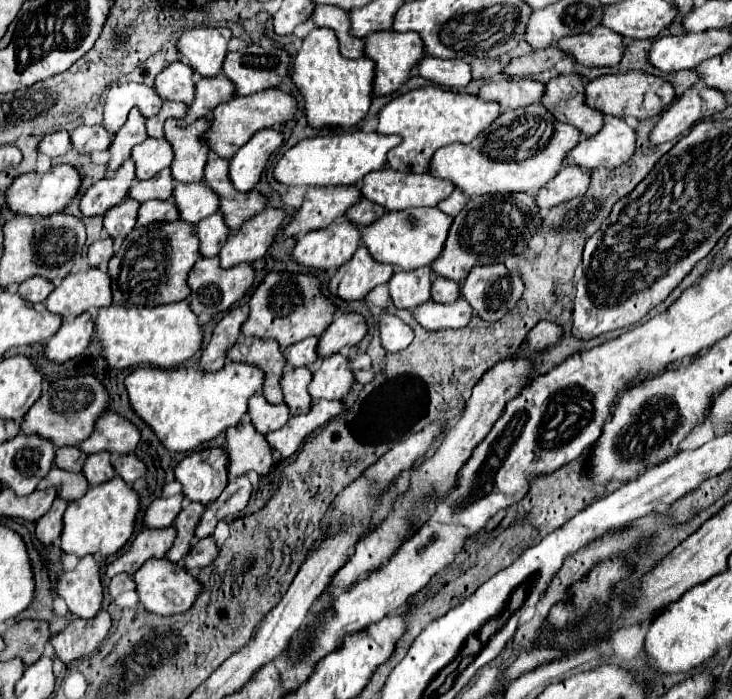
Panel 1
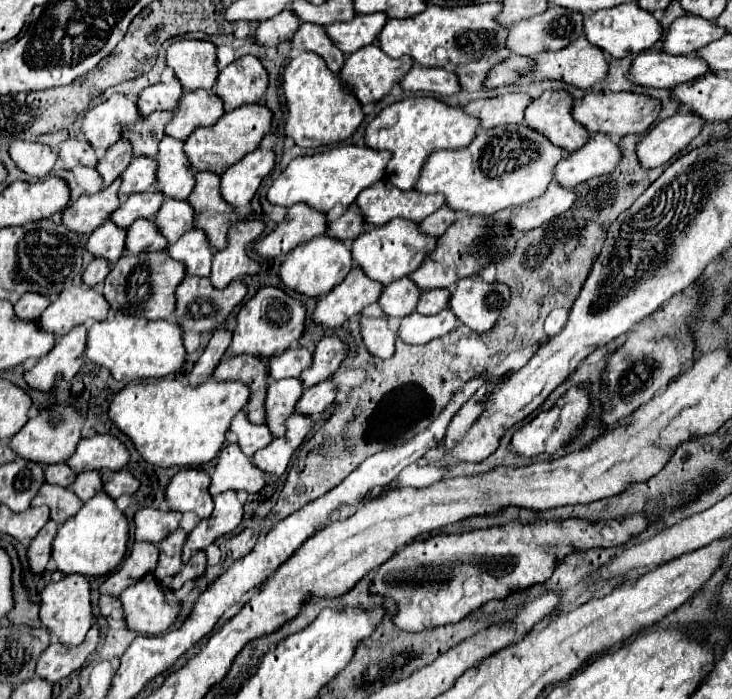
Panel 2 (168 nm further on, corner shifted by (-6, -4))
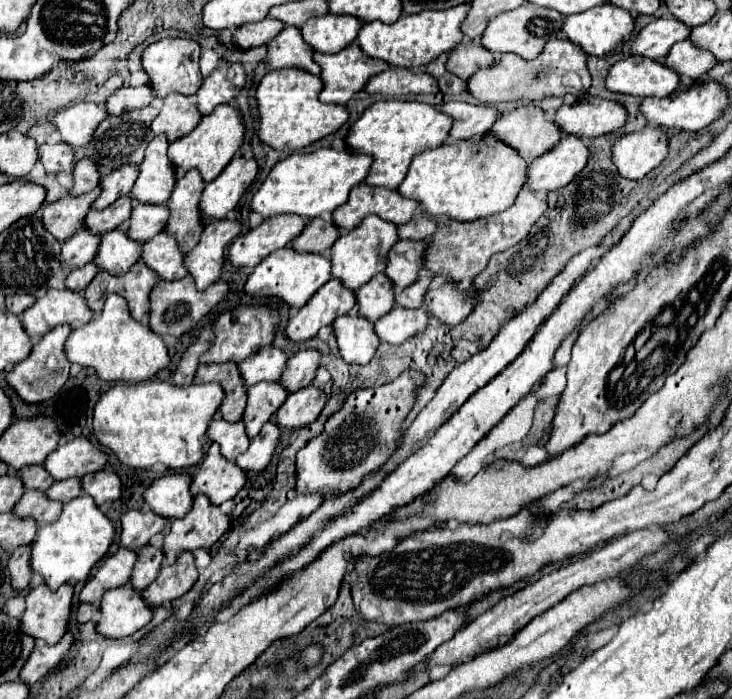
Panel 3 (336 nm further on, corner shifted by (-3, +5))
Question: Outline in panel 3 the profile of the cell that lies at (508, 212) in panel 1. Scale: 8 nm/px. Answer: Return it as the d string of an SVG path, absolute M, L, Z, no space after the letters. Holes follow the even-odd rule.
M400 240L388 254L388 278L392 278L396 290L404 290L418 280L426 258L426 240Z

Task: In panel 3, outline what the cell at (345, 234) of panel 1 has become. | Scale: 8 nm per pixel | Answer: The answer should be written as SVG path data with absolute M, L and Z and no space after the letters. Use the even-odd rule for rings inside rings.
M284 246L270 256L266 256L250 274L246 282L246 292L254 296L266 296L266 298L280 298L288 302L290 306L304 306L310 296L324 286L332 278L332 262L330 258L322 254L312 252L298 252L292 246Z

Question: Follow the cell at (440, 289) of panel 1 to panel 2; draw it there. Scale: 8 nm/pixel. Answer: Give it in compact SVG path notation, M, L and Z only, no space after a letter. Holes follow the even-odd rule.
M427 289L421 291L419 303L417 303L417 313L421 315L435 315L443 311L449 303L449 291L447 289Z

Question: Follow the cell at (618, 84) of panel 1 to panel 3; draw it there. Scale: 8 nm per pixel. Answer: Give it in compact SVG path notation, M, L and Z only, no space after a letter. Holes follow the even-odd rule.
M584 96L572 106L560 106L554 122L568 134L580 138L596 138L620 130L628 120L628 110L622 102L600 96Z

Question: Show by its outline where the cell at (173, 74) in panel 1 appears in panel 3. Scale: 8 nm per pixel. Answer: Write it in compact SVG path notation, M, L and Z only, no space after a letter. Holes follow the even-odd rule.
M150 84L138 86L138 88L118 88L106 102L106 108L110 114L124 114L134 108L142 108L152 104L156 98L156 90Z

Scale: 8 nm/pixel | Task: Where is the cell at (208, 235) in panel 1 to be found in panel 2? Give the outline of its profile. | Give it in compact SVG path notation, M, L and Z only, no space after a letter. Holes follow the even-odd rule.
M187 231L177 243L167 247L167 255L171 259L179 261L185 265L185 273L189 277L209 277L211 271L211 259L213 259L213 249L203 235L203 231Z

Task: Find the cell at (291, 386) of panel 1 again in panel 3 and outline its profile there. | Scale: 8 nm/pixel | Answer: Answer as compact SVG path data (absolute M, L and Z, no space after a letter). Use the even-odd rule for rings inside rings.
M258 382L248 388L248 406L242 420L250 438L260 434L262 426L280 408L284 398L288 398L288 390L280 382Z

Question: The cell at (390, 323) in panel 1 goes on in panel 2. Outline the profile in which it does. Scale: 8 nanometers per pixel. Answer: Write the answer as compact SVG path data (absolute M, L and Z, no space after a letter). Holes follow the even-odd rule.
M361 317L359 319L359 329L361 329L361 337L363 337L365 347L373 357L389 359L393 355L393 351L395 351L395 333L387 327L385 317L379 317L379 319Z

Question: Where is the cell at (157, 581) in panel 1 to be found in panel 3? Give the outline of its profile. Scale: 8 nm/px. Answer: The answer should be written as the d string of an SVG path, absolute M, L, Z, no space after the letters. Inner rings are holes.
M132 586L112 588L100 600L96 630L106 638L126 638L152 620L154 610L144 602L142 592Z

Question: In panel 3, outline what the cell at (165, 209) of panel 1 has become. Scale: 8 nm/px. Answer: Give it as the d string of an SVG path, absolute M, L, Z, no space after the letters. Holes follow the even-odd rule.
M116 228L102 236L94 262L98 264L98 268L108 270L110 274L124 274L132 264L138 262L140 250L142 244L132 242L132 238L128 238L126 234L126 228Z

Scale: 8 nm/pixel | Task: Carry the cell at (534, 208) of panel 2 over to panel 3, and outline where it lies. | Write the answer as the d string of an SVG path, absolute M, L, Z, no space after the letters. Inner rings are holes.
M524 188L516 202L500 212L500 214L492 214L488 218L480 218L474 222L452 222L450 224L450 232L444 230L436 230L436 234L428 240L428 252L426 252L426 268L436 272L436 274L446 274L452 280L460 282L468 276L474 276L478 272L484 270L484 266L488 264L488 258L500 250L508 250L510 246L514 246L516 242L520 242L528 230L534 226L534 222L546 214L548 210L548 200L546 196L536 196L534 190Z

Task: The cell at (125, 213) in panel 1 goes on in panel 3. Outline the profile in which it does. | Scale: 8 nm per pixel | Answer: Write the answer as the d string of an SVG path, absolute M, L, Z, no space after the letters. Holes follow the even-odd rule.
M78 230L72 238L68 238L62 246L62 262L68 268L80 268L96 258L96 250L100 246L102 234L94 234L90 230Z

